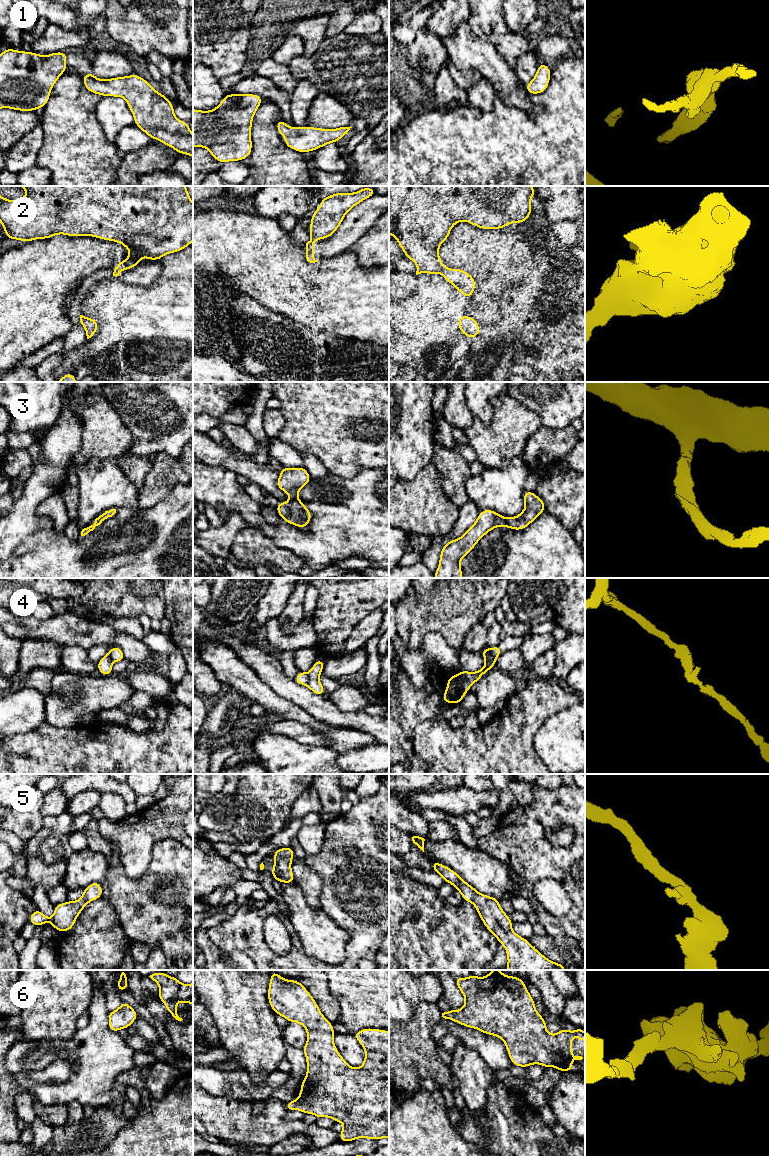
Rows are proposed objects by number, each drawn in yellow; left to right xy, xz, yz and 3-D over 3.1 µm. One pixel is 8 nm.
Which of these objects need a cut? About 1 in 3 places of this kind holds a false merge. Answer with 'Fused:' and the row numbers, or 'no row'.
Fused: 2, 4

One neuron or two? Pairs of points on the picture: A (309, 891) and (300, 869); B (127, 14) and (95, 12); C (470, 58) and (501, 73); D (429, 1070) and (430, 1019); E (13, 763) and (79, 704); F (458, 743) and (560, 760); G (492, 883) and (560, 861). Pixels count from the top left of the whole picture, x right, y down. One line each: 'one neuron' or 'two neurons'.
A: one neuron
B: two neurons
C: one neuron
D: one neuron
E: two neurons
F: two neurons
G: two neurons

